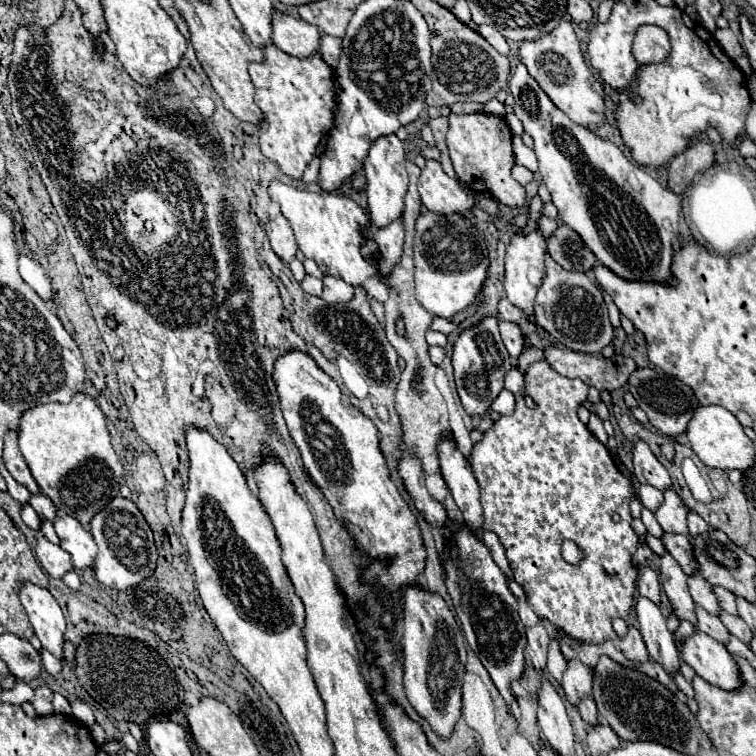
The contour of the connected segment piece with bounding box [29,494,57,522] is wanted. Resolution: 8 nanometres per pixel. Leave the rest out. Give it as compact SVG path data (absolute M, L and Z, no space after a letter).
M35 494L35 496L31 496L31 506L35 508L35 512L39 514L39 516L43 516L43 518L47 518L47 520L55 520L55 514L57 514L57 508L53 506L53 502L47 498L47 496L43 496L43 494Z

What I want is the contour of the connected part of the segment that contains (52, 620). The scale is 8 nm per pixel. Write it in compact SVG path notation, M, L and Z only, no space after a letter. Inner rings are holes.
M25 582L21 588L21 604L43 648L47 648L55 658L63 660L65 618L57 600L51 596L51 592Z

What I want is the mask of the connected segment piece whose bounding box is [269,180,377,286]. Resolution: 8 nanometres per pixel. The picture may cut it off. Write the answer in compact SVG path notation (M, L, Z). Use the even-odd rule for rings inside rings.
M273 180L269 184L269 196L273 202L279 202L283 216L289 220L295 232L299 250L305 254L305 258L315 260L323 274L343 278L351 286L361 286L367 278L377 274L377 266L361 256L363 234L359 228L369 224L369 216L349 196L329 192L315 194L283 184L281 180Z

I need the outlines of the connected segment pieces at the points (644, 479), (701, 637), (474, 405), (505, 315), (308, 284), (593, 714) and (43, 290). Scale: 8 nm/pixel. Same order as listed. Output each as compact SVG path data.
M641 440L639 444L635 444L635 450L633 450L633 472L641 484L651 484L661 492L671 488L669 472L661 466L661 462L655 458L649 446Z
M695 632L693 636L685 638L681 658L709 684L715 684L723 690L741 688L741 672L735 658L723 644L703 632Z
M485 318L481 324L461 332L453 348L453 368L457 392L461 396L465 412L471 416L487 414L493 400L503 390L503 378L511 368L511 358L497 330L497 318Z
M503 298L499 302L499 320L509 320L509 322L515 322L519 326L523 326L527 322L523 312L519 312L519 308L515 308L507 298Z
M309 274L303 278L301 288L303 288L307 294L313 294L313 296L321 296L321 292L323 292L323 284L321 284L321 280L315 278L315 276L309 276Z
M587 696L587 698L583 698L581 702L579 702L579 714L581 714L581 718L585 720L585 722L589 722L589 724L597 724L599 722L599 714L597 714L597 706L595 706L595 702L593 702L593 698L591 696Z
M19 254L19 274L43 300L53 302L55 288L51 284L51 278L49 278L47 270L37 260L33 260L25 254Z

